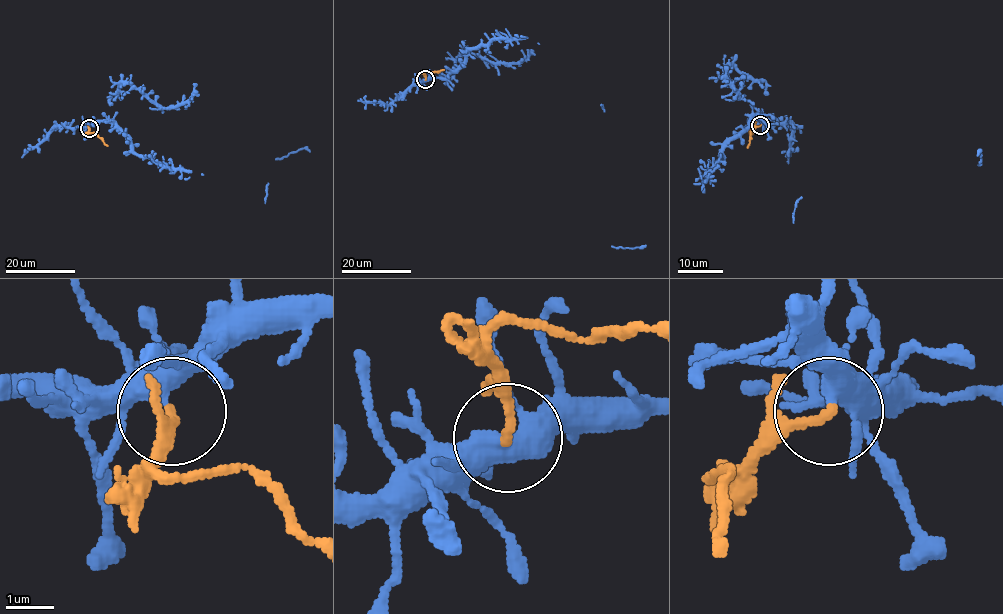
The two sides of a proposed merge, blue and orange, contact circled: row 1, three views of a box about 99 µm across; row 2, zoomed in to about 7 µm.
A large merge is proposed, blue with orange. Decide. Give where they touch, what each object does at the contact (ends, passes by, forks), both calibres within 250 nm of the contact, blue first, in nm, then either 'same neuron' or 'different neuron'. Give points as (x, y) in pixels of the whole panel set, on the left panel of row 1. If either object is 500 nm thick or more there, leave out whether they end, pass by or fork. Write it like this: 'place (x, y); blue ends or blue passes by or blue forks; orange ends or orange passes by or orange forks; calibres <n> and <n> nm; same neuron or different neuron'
place (89, 128); blue forks; orange ends; calibres 340 and 190 nm; different neuron

